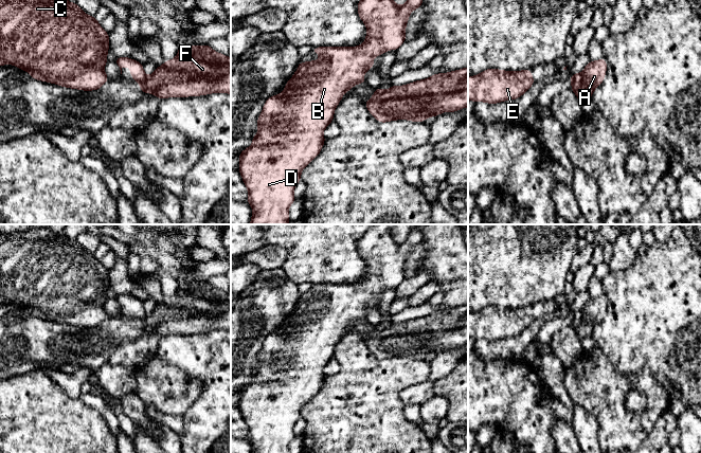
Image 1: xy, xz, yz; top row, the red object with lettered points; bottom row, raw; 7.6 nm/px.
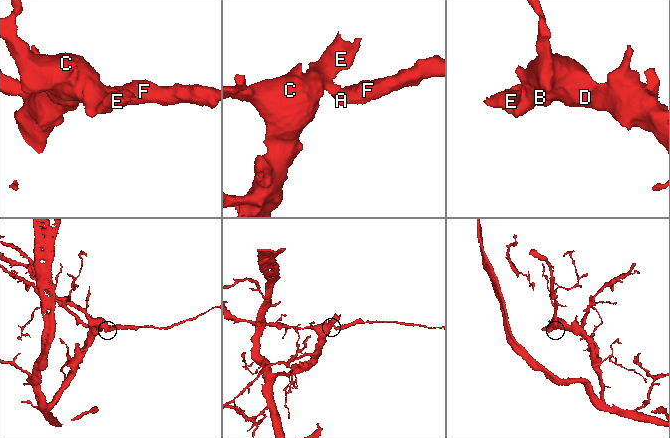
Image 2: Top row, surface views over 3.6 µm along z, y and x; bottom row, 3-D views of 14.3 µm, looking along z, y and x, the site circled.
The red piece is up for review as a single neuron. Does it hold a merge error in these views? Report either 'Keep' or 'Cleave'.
Cleave

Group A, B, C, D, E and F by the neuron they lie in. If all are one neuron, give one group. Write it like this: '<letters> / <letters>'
A F / B C D E

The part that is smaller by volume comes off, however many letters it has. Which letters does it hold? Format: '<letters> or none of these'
A, F

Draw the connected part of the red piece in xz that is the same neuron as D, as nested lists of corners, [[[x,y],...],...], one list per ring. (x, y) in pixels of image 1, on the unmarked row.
[[[375,224],[369,229],[357,241],[358,252],[363,260],[366,262],[366,275],[363,280],[358,284],[318,284],[312,285],[312,290],[319,290],[320,296],[312,298],[300,300],[293,313],[286,319],[286,325],[276,332],[268,334],[265,339],[263,348],[257,355],[258,366],[255,374],[252,376],[252,382],[245,385],[238,393],[240,400],[238,409],[241,412],[242,418],[248,425],[248,437],[247,439],[252,443],[252,453],[289,453],[289,443],[295,438],[293,427],[295,422],[301,418],[301,411],[303,405],[308,402],[316,394],[319,393],[323,385],[324,379],[326,378],[323,368],[334,358],[335,346],[339,342],[345,329],[349,328],[355,322],[364,321],[364,310],[372,306],[375,302],[373,295],[377,294],[389,287],[397,287],[406,278],[406,262],[408,260],[410,251],[412,248],[423,242],[423,235],[420,228],[416,226],[408,236],[403,242],[396,241],[391,235],[391,224]]]

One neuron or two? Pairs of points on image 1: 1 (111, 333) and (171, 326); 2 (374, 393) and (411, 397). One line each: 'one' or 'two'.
1: one
2: two

